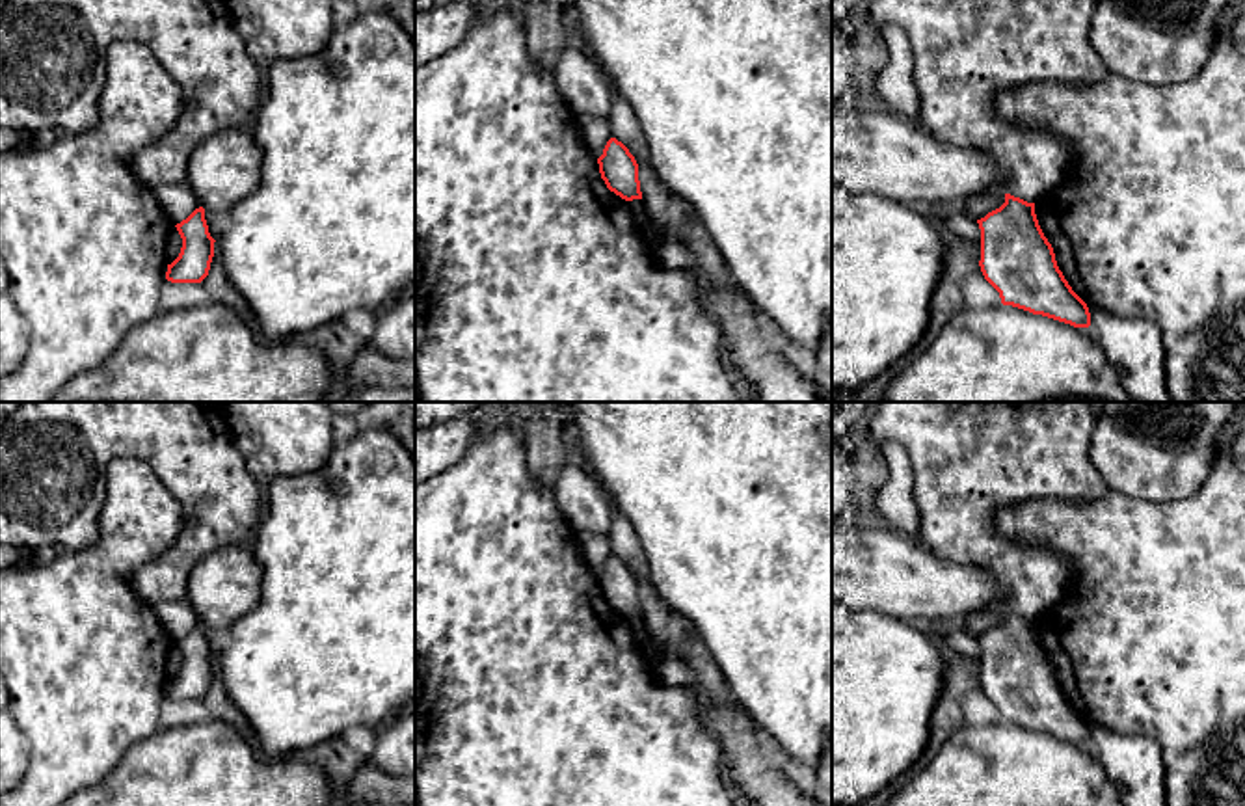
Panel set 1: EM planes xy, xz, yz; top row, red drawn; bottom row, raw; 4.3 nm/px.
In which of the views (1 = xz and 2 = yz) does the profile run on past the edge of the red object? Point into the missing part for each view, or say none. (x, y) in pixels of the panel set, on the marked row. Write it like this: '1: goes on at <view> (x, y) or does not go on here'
1: does not go on here
2: does not go on here

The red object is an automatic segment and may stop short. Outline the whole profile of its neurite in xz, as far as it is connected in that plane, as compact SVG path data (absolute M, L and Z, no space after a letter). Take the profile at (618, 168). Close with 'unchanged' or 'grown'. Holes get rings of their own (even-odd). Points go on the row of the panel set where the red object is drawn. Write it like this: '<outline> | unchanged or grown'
M610 138L597 164L601 179L610 192L625 201L642 199L638 164L622 141Z | unchanged

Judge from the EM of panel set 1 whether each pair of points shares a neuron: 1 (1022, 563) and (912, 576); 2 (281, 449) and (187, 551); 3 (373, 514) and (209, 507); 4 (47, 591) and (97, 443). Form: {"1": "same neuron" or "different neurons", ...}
{"1": "different neurons", "2": "different neurons", "3": "different neurons", "4": "different neurons"}

